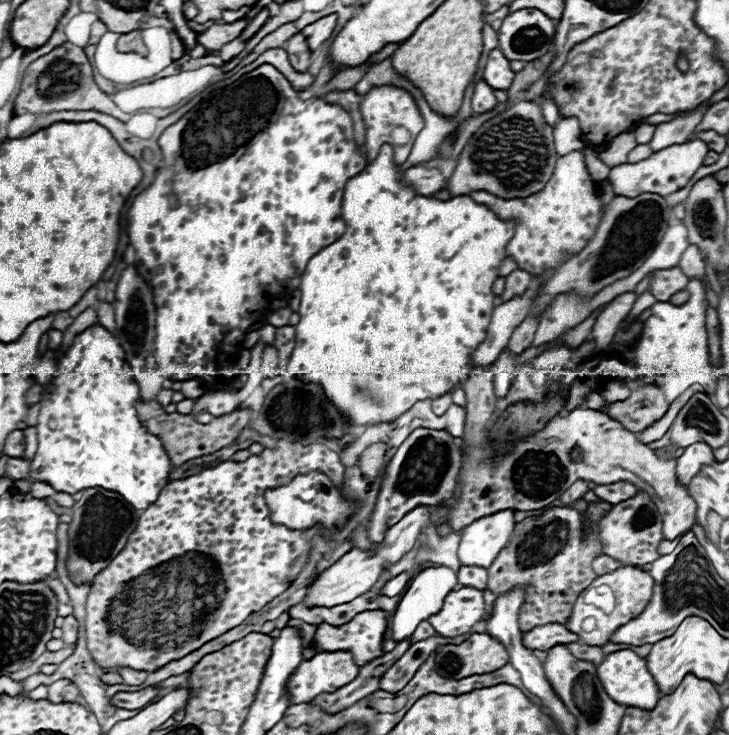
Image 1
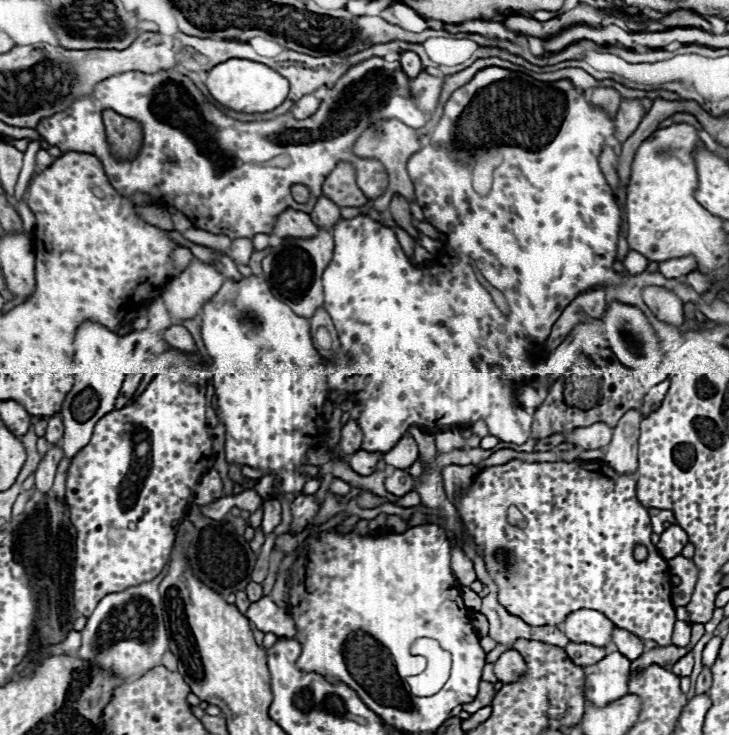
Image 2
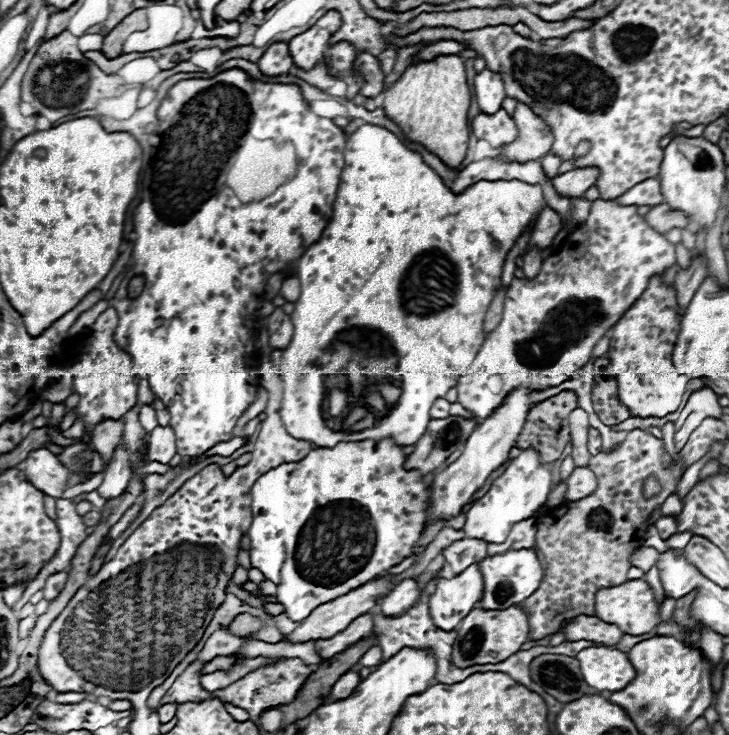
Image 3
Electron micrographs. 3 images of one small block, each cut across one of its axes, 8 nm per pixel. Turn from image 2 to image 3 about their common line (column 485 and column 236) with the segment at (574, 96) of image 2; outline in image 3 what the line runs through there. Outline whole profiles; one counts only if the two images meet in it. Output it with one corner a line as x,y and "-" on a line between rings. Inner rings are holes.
232,68
226,70
210,80
202,80
202,78
192,78
192,80
182,80
176,86
172,86
166,94
166,98
162,100
160,108
158,108
158,120
160,120
160,130
158,134
162,136
162,144
158,146
158,150
154,152
152,158
148,158
144,162
142,168
142,186
144,186
144,194
142,194
142,202
136,206
134,210
134,230
138,234
136,242
134,242
134,252
130,258
130,274
132,276
144,276
146,284
144,290
138,298
130,300
126,296
126,290
116,294
114,298
114,308
120,316
118,328
116,328
116,344
120,344
120,348
124,352
128,352
136,364
136,368
140,372
144,372
142,376
154,384
154,394
164,402
166,410
170,412
170,426
176,434
176,448
180,456
198,456
204,454
206,450
210,450
216,442
226,442
230,440
230,432
236,424
236,420
248,410
248,406
254,402
258,386
260,386
260,374
258,374
258,358
256,358
256,346
254,346
254,322
256,322
256,312
252,310
260,310
262,304
262,296
264,294
264,282
272,272
282,272
284,266
288,266
288,262
298,260
304,254
304,248
308,248
308,244
314,244
320,238
320,232
326,228
328,220
332,218
332,204
336,200
336,188
340,184
340,172
344,168
344,146
346,146
346,136
350,136
360,122
358,120
350,120
350,124
346,128
338,128
332,120
328,118
320,118
314,116
308,108
308,102
302,98
302,92
296,84
266,84
266,82
258,82
252,80
244,70
-
244,134
252,134
258,140
274,140
274,142
292,142
294,150
296,150
296,178
286,180
282,186
278,186
270,196
262,198
256,202
256,208
250,208
250,204
242,204
236,194
226,188
226,186
218,186
218,176
222,174
222,168
230,156
230,152
236,150
236,144
240,142
240,138

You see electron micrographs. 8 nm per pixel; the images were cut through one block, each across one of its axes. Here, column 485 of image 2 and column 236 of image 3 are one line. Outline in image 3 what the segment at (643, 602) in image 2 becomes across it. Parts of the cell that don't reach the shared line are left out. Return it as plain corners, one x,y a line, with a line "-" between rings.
266,320
258,322
256,348
262,354
260,360
260,384
268,392
266,418
260,422
258,440
254,444
252,460
236,468
232,476
224,476
220,466
210,464
200,474
192,476
174,496
170,496
160,508
152,512
152,516
138,526
130,538
118,548
116,556
106,562
98,574
94,574
68,602
62,614
50,624
46,630
42,644
38,648
38,672
46,684
56,692
86,692
94,696
104,696
110,700
130,700
136,710
136,718
140,712
150,712
146,708
148,694
162,684
176,668
176,664
196,646
206,628
206,612
210,608
210,620
224,600
226,582
232,578
232,572
238,562
238,550
242,534
250,528
252,512
250,512
250,488
252,484
266,474
268,470
284,464
298,462
310,450
312,444
306,440
292,438
280,420
280,404
282,404
282,378
278,374
278,366
272,364
270,354
272,346
268,344

